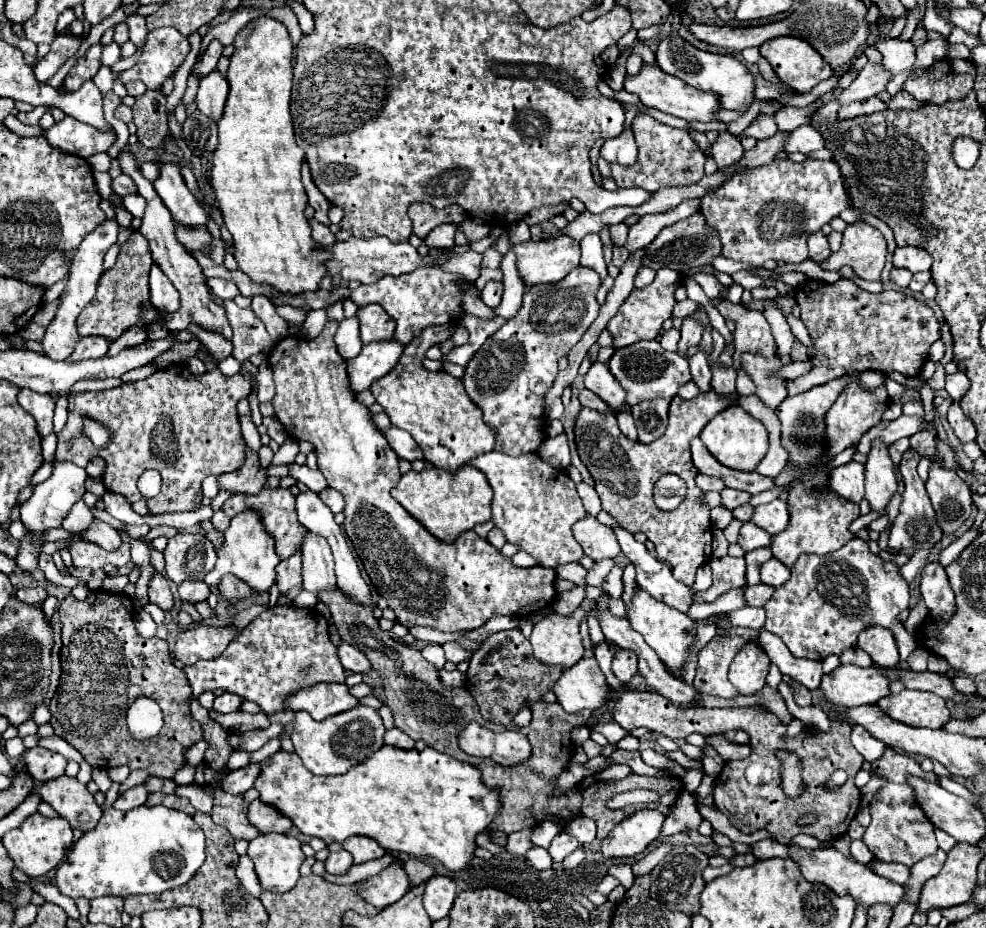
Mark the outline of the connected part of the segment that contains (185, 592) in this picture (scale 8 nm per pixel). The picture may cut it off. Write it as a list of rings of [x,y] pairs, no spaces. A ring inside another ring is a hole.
[[[187,580],[185,584],[179,586],[179,596],[181,596],[181,600],[195,604],[199,600],[207,600],[209,586],[203,580]]]

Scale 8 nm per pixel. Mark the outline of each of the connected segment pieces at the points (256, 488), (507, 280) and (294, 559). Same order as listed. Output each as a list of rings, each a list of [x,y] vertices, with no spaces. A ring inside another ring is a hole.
[[[247,450],[245,464],[229,474],[217,476],[219,490],[229,490],[235,494],[259,494],[265,484],[265,468],[259,466],[259,460],[253,452]]]
[[[511,250],[503,256],[501,270],[503,270],[503,286],[505,286],[505,292],[503,292],[501,306],[495,308],[495,314],[509,320],[517,316],[517,312],[519,312],[521,304],[523,304],[523,294],[525,294],[525,284],[521,282],[519,274],[517,274],[515,254]]]
[[[293,554],[289,560],[283,560],[277,566],[277,580],[279,592],[289,592],[291,588],[301,586],[301,554]]]

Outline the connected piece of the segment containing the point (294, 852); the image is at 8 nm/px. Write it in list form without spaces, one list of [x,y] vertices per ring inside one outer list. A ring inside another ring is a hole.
[[[259,834],[249,842],[247,856],[255,864],[261,888],[269,892],[291,890],[305,860],[301,842],[287,834]]]

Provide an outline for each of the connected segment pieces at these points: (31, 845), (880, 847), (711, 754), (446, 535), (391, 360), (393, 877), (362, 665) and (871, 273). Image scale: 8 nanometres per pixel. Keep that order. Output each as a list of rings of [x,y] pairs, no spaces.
[[[35,812],[27,816],[19,828],[9,830],[1,842],[19,870],[23,870],[29,878],[39,878],[45,876],[51,868],[57,868],[69,854],[69,848],[73,846],[73,828],[65,818],[45,818]]]
[[[883,782],[879,792],[873,796],[871,804],[871,824],[867,826],[863,834],[863,842],[873,852],[873,856],[881,862],[899,862],[905,866],[913,866],[925,856],[931,856],[937,852],[937,840],[933,834],[933,824],[929,824],[929,818],[921,808],[917,808],[917,802],[913,800],[913,788],[905,784],[891,784]]]
[[[709,744],[705,746],[705,758],[701,762],[703,768],[705,768],[705,774],[711,777],[719,776],[725,763],[717,750],[713,750],[713,746],[709,746]]]
[[[471,464],[449,472],[437,466],[421,472],[407,472],[401,476],[397,486],[391,488],[391,496],[437,540],[453,542],[461,532],[471,530],[475,524],[491,520],[491,498],[493,490],[487,478]]]
[[[395,340],[373,342],[363,346],[359,356],[347,360],[349,388],[353,394],[361,394],[369,390],[371,382],[385,376],[399,360],[403,352],[403,344]]]
[[[389,864],[377,876],[357,882],[357,894],[379,910],[401,900],[409,890],[409,880],[401,864]]]
[[[341,642],[341,646],[339,646],[339,660],[345,670],[357,672],[357,674],[367,674],[369,670],[373,670],[373,666],[365,658],[365,654],[357,648],[351,648],[351,644],[345,644],[345,642]]]
[[[847,224],[843,232],[843,246],[837,254],[825,262],[827,270],[837,270],[841,266],[851,266],[863,280],[879,280],[887,258],[887,242],[883,234],[865,224]]]

